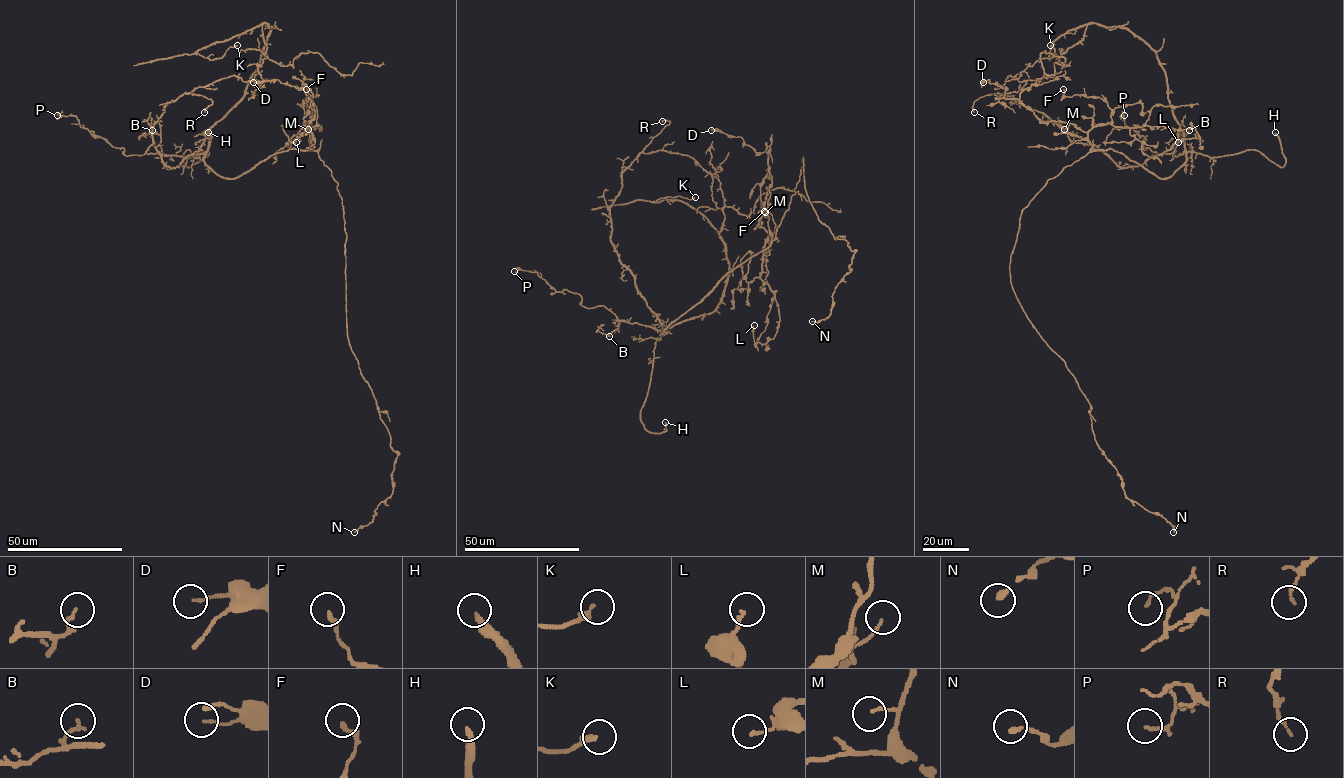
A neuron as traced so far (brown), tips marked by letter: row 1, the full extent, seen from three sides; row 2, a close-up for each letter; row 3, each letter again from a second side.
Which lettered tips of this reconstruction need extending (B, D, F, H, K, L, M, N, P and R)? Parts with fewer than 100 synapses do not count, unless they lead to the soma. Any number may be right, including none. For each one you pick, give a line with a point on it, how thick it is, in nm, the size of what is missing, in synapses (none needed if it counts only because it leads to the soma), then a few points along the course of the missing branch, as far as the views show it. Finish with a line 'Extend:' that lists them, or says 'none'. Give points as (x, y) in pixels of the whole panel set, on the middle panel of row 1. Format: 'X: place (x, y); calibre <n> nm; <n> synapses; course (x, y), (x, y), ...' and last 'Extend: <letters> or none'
H: place (665, 422); calibre 240 nm; course (665, 422), (656, 412), (658, 405)
Extend: H

